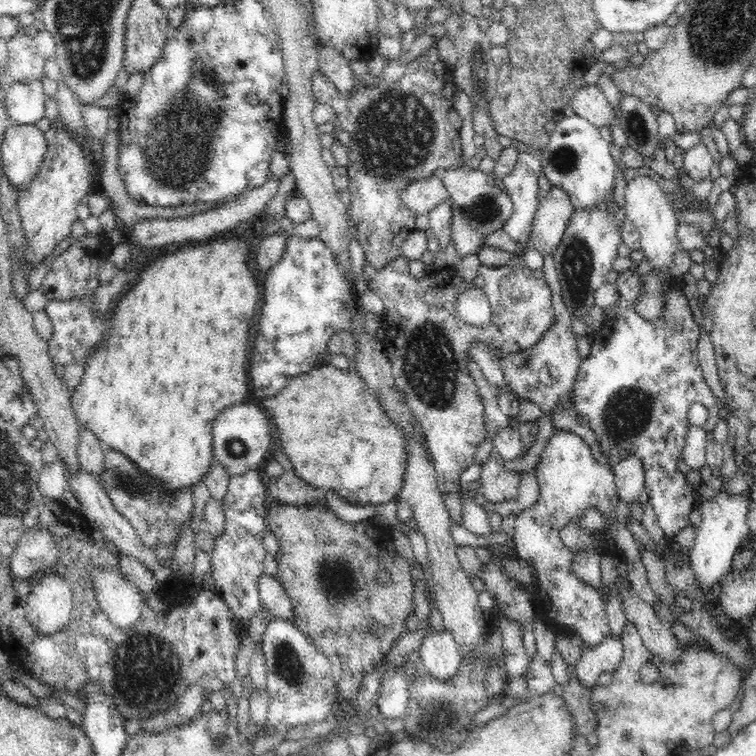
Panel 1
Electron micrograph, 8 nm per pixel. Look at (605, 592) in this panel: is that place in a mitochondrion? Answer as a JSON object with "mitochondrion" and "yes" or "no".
{"mitochondrion":"no"}

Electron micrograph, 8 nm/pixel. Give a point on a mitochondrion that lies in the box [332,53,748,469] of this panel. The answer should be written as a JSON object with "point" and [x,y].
{"point":[395,134]}

